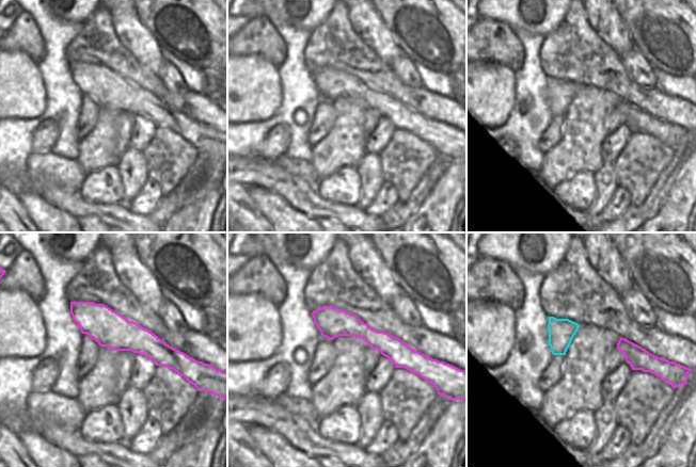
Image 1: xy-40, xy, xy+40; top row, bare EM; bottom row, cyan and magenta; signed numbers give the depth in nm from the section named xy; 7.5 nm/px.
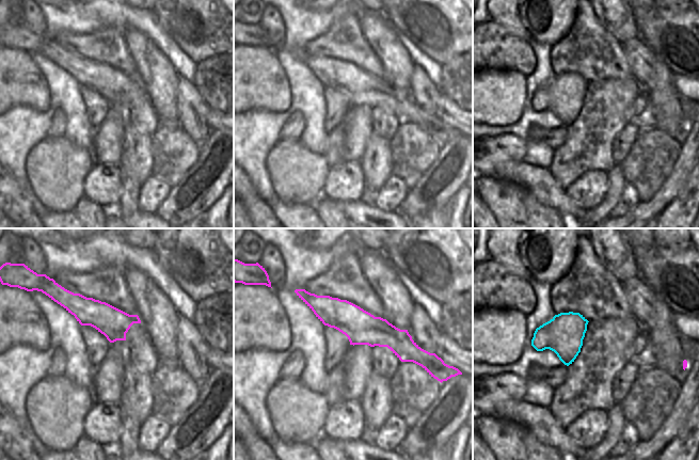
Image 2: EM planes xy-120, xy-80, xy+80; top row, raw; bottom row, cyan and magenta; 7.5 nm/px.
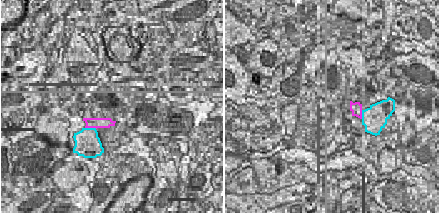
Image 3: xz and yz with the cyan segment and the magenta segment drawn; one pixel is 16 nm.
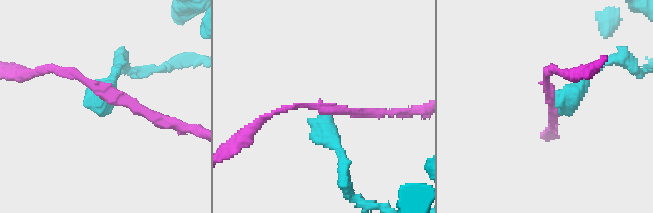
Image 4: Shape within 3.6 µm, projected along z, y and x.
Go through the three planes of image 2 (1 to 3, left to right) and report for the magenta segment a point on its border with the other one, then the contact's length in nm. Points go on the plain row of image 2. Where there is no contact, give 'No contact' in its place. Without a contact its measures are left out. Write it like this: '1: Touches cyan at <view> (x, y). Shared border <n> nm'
1: No contact
2: No contact
3: No contact.

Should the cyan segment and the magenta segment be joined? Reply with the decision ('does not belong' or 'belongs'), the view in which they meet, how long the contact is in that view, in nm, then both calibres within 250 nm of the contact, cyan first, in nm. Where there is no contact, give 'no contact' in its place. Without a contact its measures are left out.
does not belong; no contact

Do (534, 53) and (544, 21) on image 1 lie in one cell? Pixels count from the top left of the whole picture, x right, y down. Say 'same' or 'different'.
different

